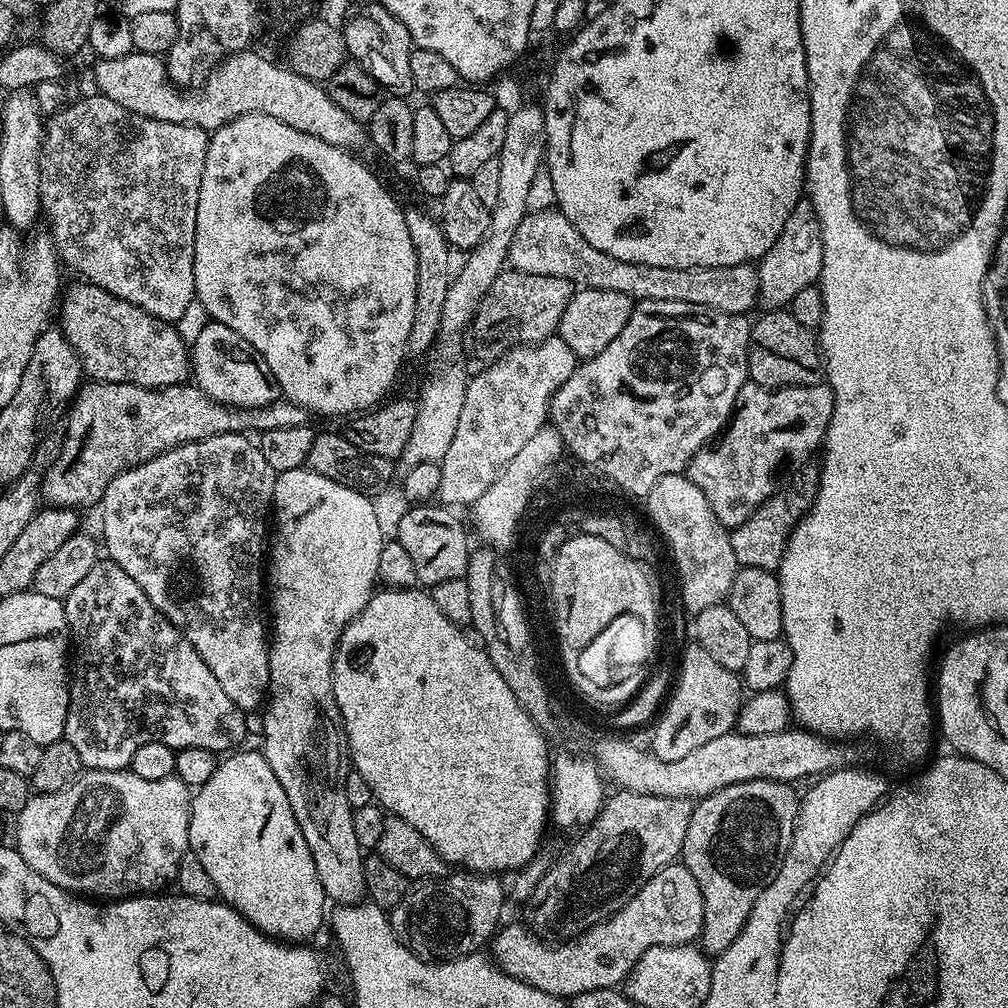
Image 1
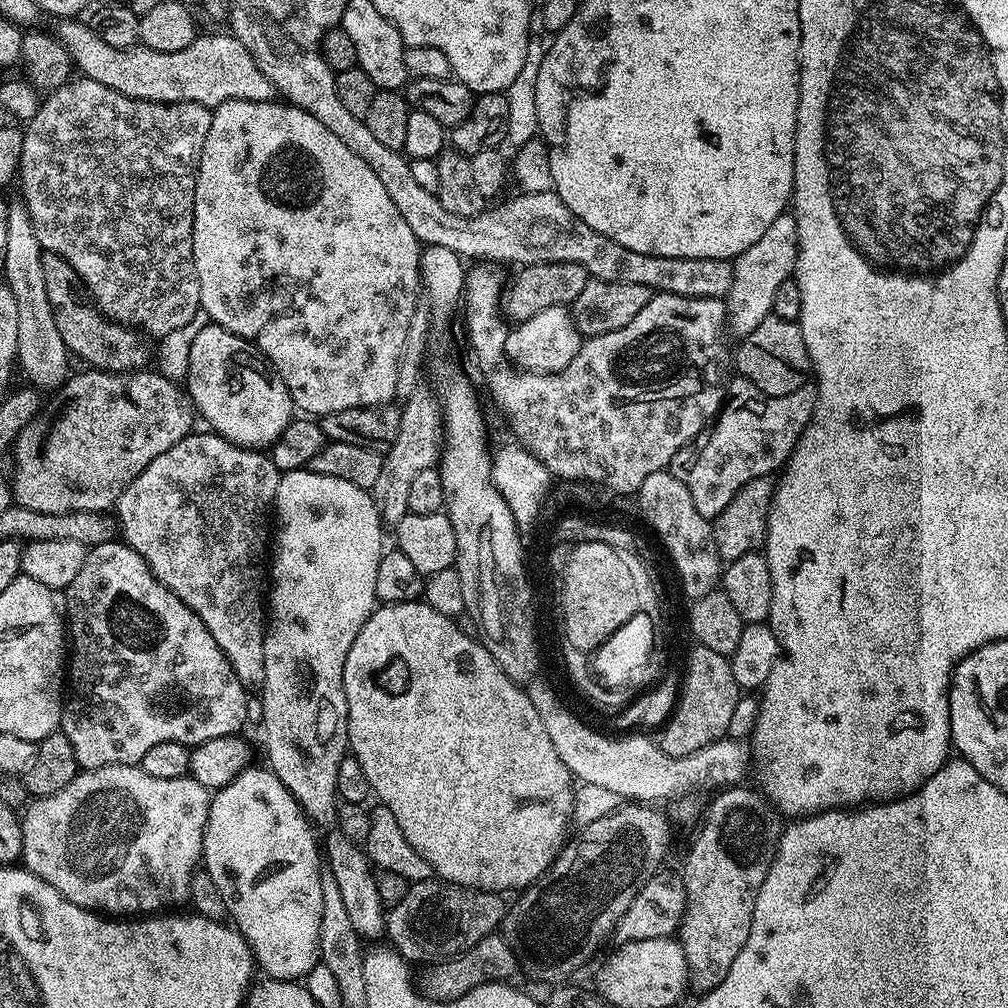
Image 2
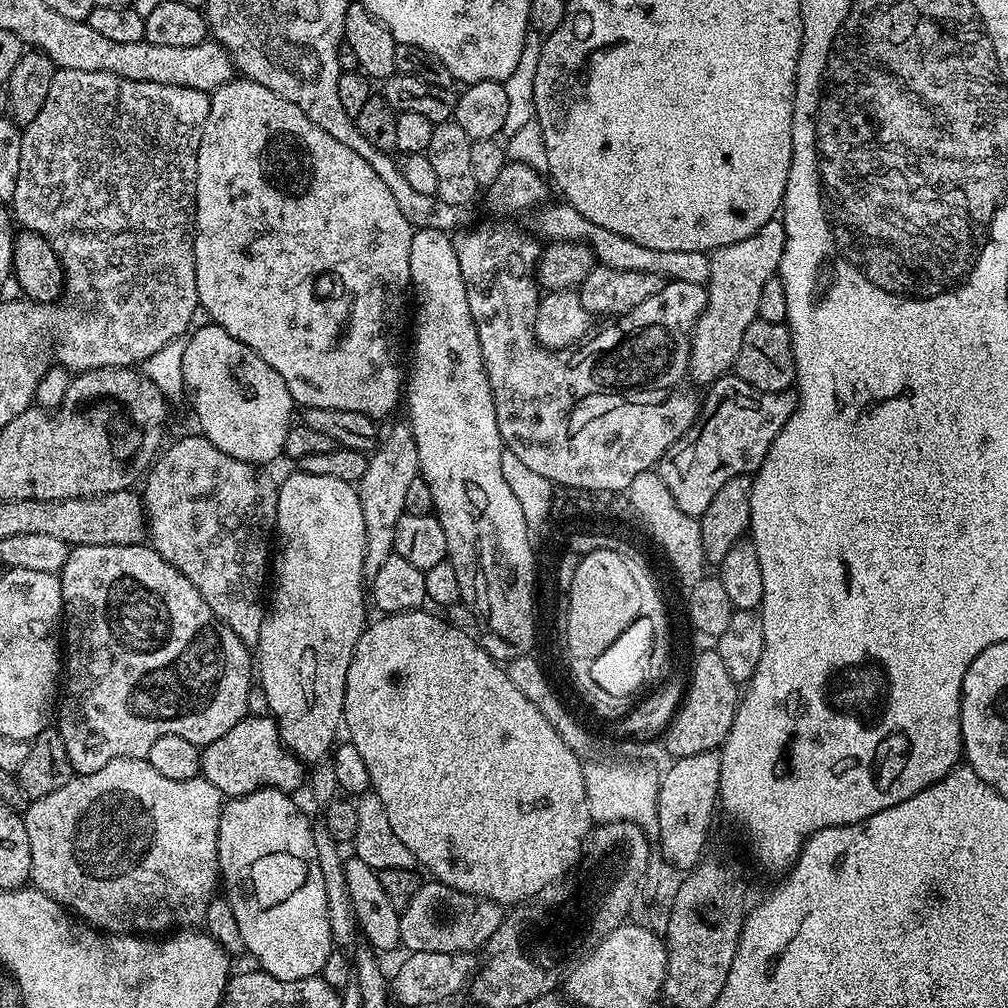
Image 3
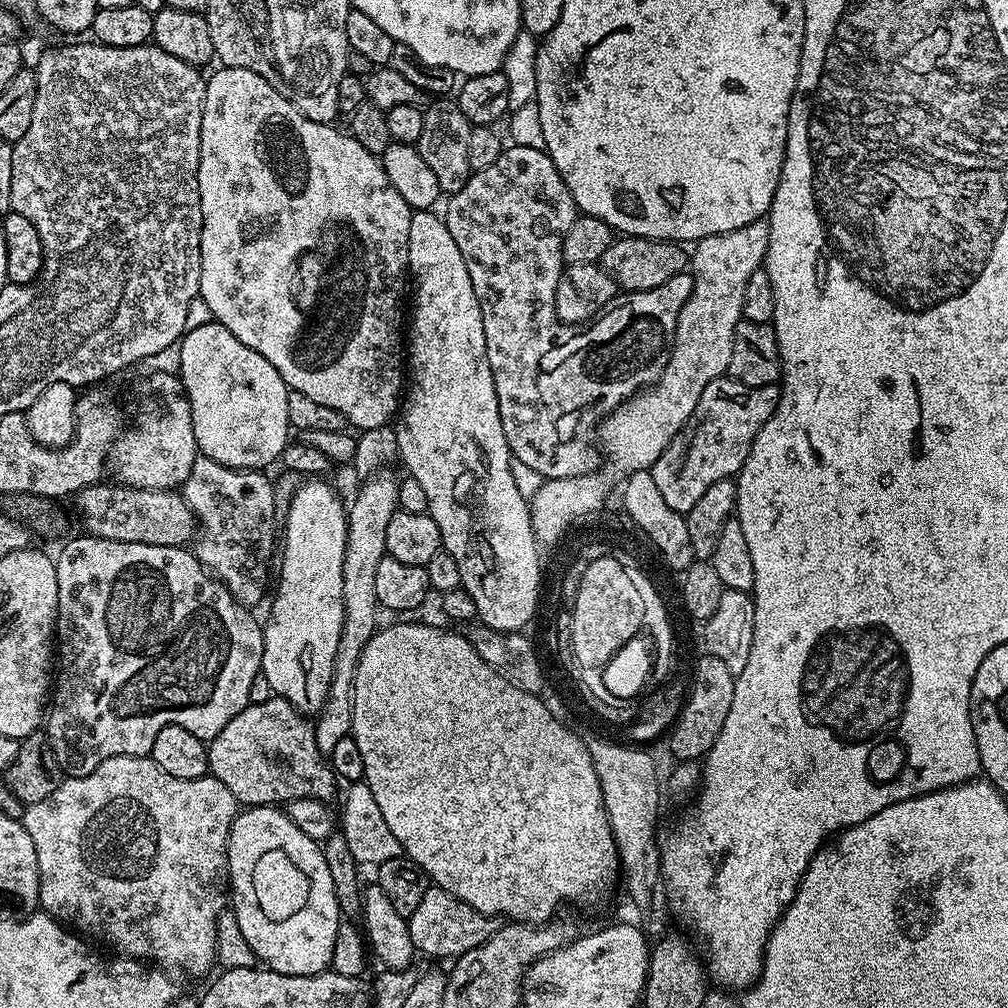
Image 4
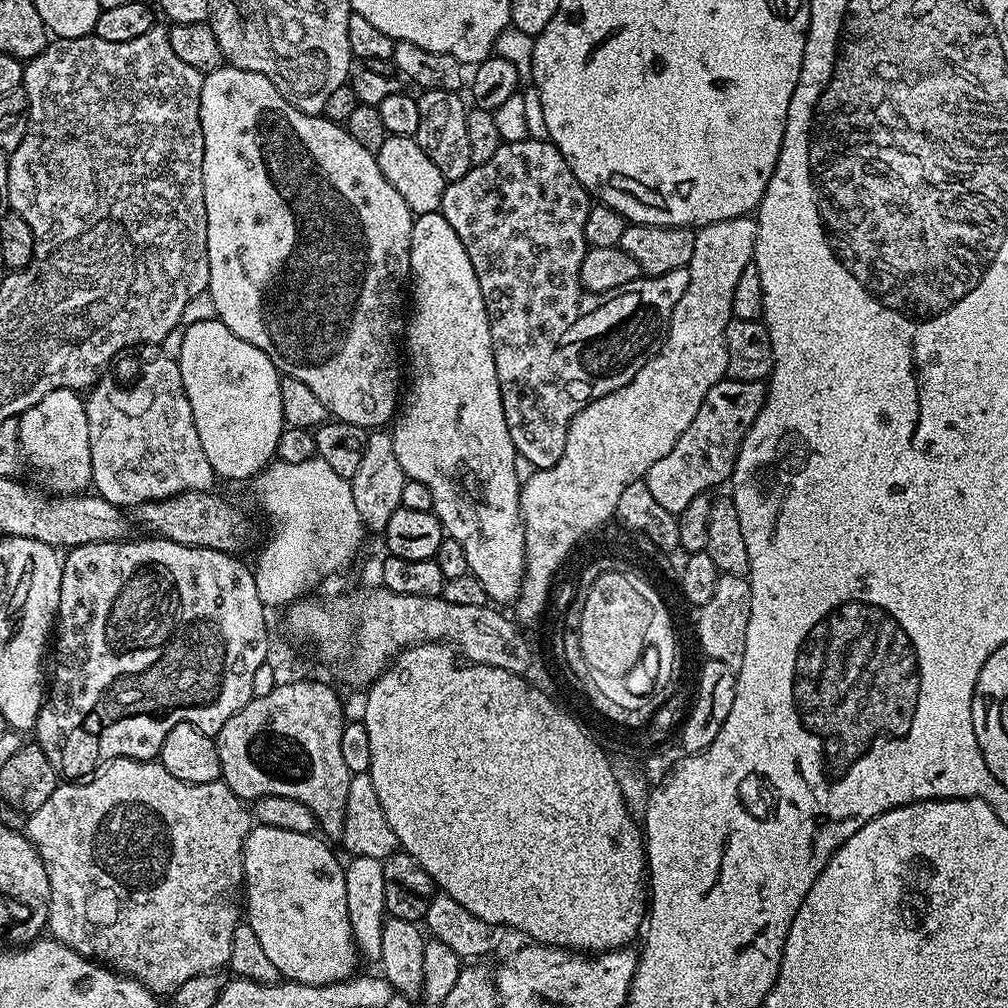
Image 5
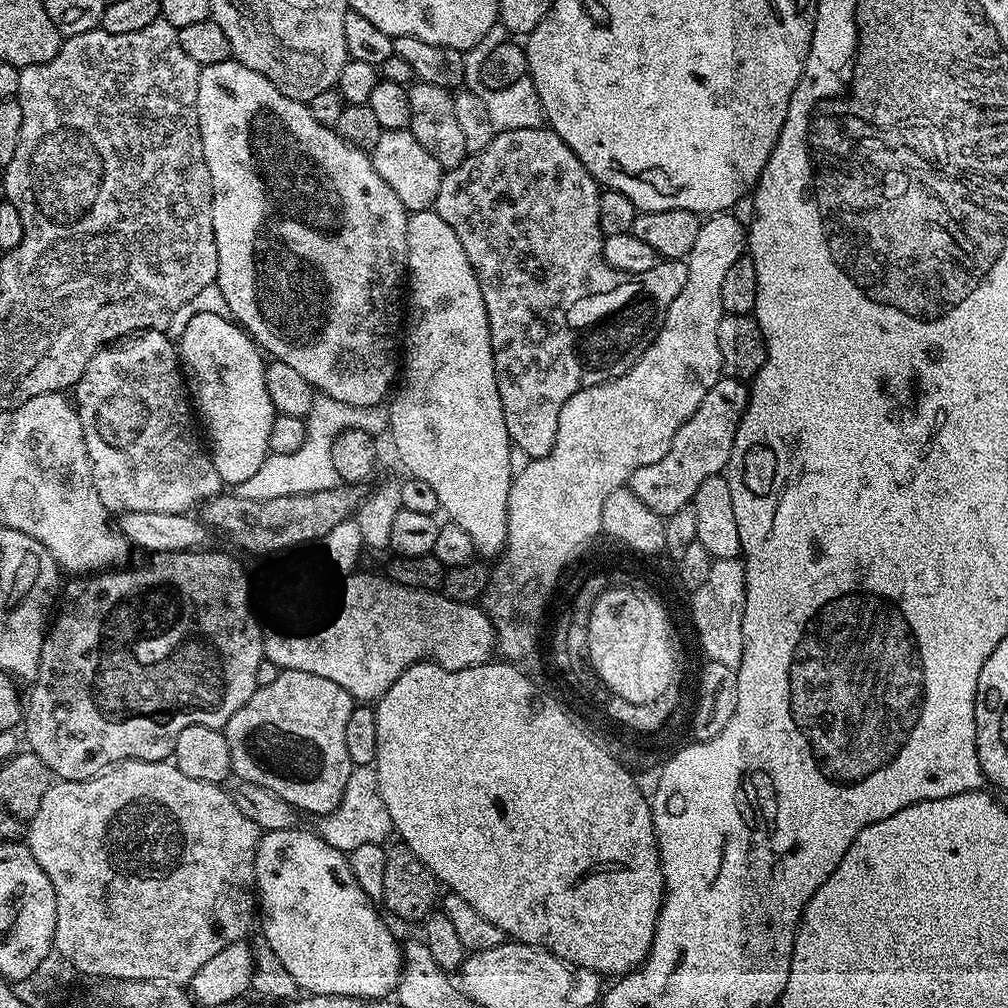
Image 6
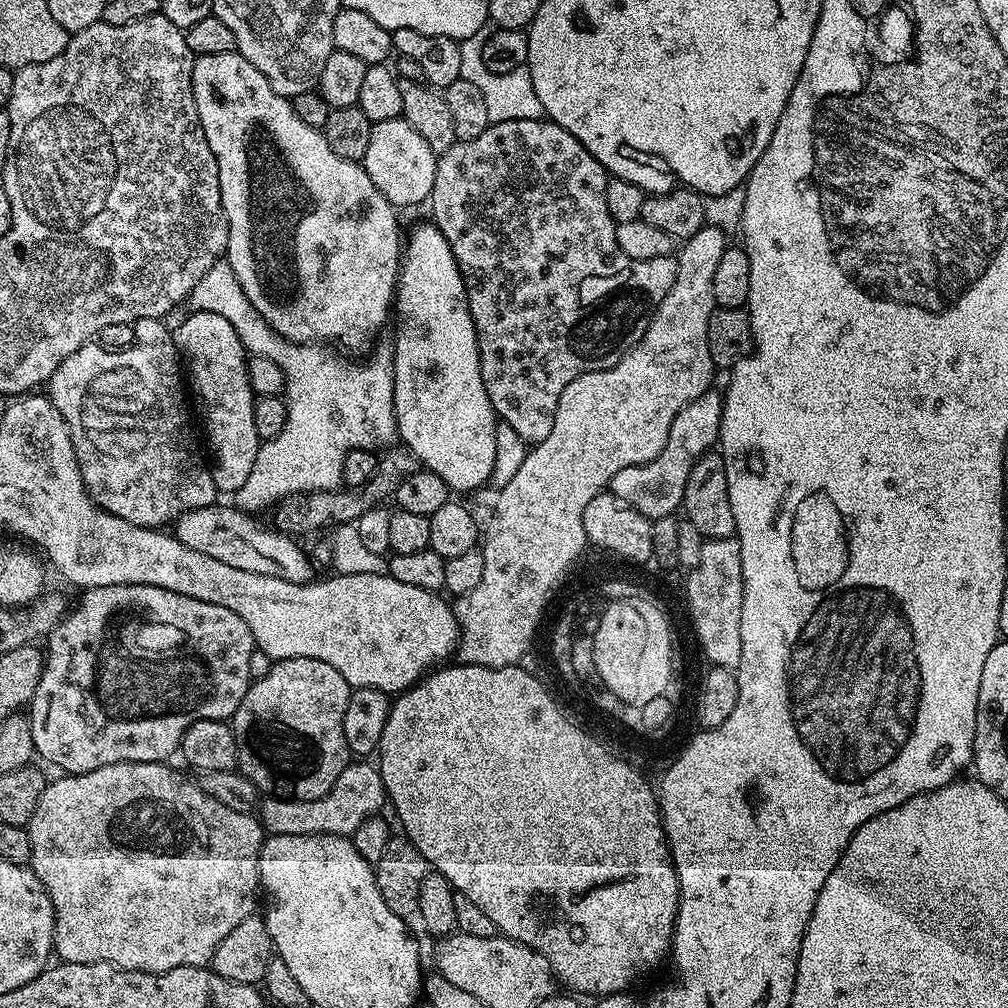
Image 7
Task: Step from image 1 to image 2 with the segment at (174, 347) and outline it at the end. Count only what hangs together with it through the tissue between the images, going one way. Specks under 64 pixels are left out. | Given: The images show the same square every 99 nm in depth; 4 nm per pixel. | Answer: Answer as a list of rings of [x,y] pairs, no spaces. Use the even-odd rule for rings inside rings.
[[[44,252],[42,260],[42,278],[46,278],[46,298],[50,298],[50,306],[54,310],[54,322],[58,322],[58,334],[62,334],[62,342],[73,357],[85,360],[87,367],[101,372],[135,372],[149,367],[149,341],[137,329],[126,325],[109,322],[104,313],[96,307],[96,301],[88,293],[88,288],[80,281],[80,275],[58,254]]]

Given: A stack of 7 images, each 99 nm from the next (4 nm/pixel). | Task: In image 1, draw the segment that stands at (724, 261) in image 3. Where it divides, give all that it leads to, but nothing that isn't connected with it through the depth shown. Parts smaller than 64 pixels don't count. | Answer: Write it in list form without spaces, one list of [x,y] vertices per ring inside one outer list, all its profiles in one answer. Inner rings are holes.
[[[801,198],[798,206],[793,210],[792,217],[786,222],[782,234],[766,250],[760,261],[756,273],[760,287],[759,307],[764,310],[780,310],[791,305],[794,294],[806,286],[816,284],[822,270],[822,238],[820,237],[820,223],[812,201]]]

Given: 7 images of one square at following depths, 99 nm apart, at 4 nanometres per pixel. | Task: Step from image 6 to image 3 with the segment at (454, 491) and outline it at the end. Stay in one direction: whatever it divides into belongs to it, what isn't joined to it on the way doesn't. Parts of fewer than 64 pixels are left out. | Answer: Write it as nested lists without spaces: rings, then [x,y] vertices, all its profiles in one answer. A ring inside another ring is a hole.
[[[418,228],[412,233],[410,242],[410,274],[412,275],[411,291],[414,300],[420,303],[420,309],[415,309],[414,324],[416,320],[416,353],[412,356],[412,373],[406,376],[406,404],[408,400],[407,419],[412,425],[414,442],[418,446],[418,462],[420,475],[430,486],[430,494],[434,494],[434,514],[440,519],[442,530],[446,530],[446,546],[448,559],[452,561],[454,570],[458,570],[458,586],[463,603],[472,609],[479,620],[479,627],[484,633],[478,636],[479,643],[483,644],[488,655],[496,652],[496,661],[499,662],[507,656],[516,656],[516,652],[524,652],[528,643],[532,641],[532,600],[530,598],[530,585],[532,585],[532,558],[535,555],[534,540],[529,535],[526,518],[523,517],[522,507],[518,499],[510,490],[505,475],[502,474],[502,454],[505,450],[504,440],[498,430],[498,418],[494,414],[494,398],[490,390],[490,382],[486,378],[486,366],[482,362],[482,348],[478,346],[478,330],[474,326],[474,318],[470,314],[470,302],[466,302],[466,282],[462,282],[462,266],[458,266],[458,254],[453,237],[442,230]]]

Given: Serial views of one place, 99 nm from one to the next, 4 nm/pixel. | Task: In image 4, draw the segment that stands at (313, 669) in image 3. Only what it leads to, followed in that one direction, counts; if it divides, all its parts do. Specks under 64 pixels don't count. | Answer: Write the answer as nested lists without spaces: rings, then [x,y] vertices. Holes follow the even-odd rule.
[[[312,478],[307,482],[301,483],[304,484],[300,489],[297,490],[296,493],[292,496],[292,501],[288,504],[288,517],[283,517],[282,520],[282,548],[284,544],[284,557],[279,557],[278,560],[278,568],[280,564],[280,585],[276,588],[276,597],[272,600],[272,609],[268,612],[268,621],[265,619],[263,621],[262,627],[264,629],[264,649],[262,650],[262,662],[260,663],[260,671],[266,678],[266,682],[270,682],[270,686],[272,687],[273,693],[279,699],[285,700],[286,702],[290,702],[294,707],[302,713],[305,714],[319,714],[324,709],[324,704],[328,700],[328,685],[332,683],[332,676],[334,674],[334,658],[338,654],[338,642],[340,641],[340,635],[342,634],[342,626],[344,625],[344,595],[342,594],[342,570],[344,569],[344,559],[346,558],[346,546],[348,545],[348,510],[345,504],[345,501],[340,501],[340,496],[335,492],[334,489],[331,488],[328,484],[323,484],[324,480],[320,478]]]

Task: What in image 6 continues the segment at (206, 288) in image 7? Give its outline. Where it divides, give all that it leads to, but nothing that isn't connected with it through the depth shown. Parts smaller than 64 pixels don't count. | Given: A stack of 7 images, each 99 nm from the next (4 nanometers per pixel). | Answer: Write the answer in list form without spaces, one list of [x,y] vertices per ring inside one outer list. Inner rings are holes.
[[[320,394],[313,399],[306,423],[308,433],[302,446],[298,446],[294,454],[268,455],[252,477],[246,478],[246,482],[235,485],[235,495],[251,500],[265,500],[335,488],[338,481],[334,470],[332,443],[335,442],[337,434],[346,431],[347,428],[361,428],[373,434],[380,434],[380,431],[383,433],[388,427],[388,413],[380,406],[355,408],[346,402],[338,402],[334,398]]]

